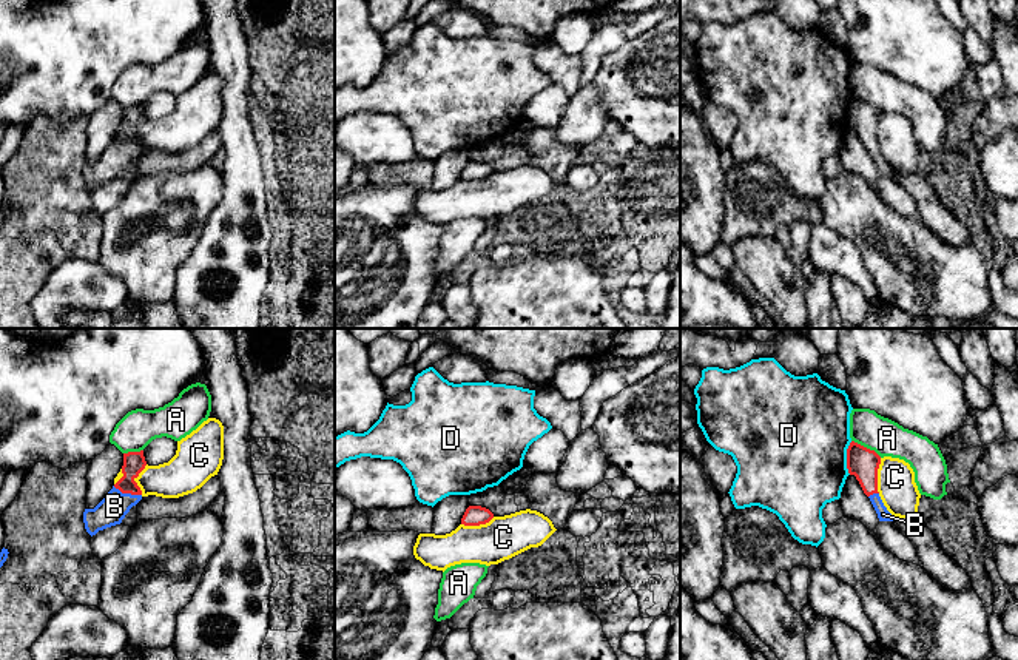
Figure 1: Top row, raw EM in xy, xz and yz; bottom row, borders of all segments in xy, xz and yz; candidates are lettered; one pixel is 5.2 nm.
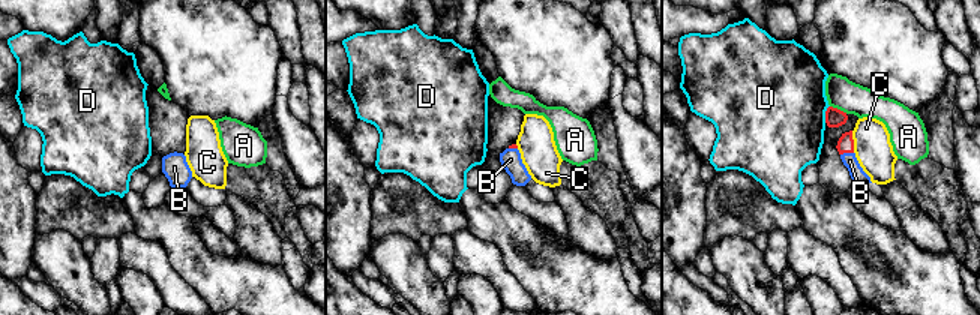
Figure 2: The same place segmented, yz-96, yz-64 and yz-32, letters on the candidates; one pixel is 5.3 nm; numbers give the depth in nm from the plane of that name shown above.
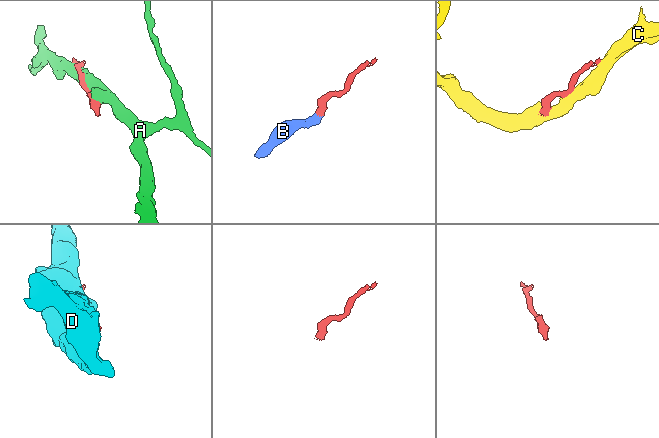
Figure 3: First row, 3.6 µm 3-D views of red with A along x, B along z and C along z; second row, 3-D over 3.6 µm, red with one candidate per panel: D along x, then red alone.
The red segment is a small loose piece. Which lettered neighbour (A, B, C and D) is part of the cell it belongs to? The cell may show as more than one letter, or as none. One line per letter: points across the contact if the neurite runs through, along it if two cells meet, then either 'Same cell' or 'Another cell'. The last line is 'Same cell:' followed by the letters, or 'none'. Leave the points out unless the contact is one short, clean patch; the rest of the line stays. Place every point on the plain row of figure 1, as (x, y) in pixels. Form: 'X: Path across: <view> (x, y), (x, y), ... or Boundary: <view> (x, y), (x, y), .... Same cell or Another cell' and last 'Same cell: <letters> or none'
A: Another cell
B: Path across: xy (134, 117), (130, 124), (127, 147), (114, 161). Same cell
C: Another cell
D: Another cell
Same cell: B

